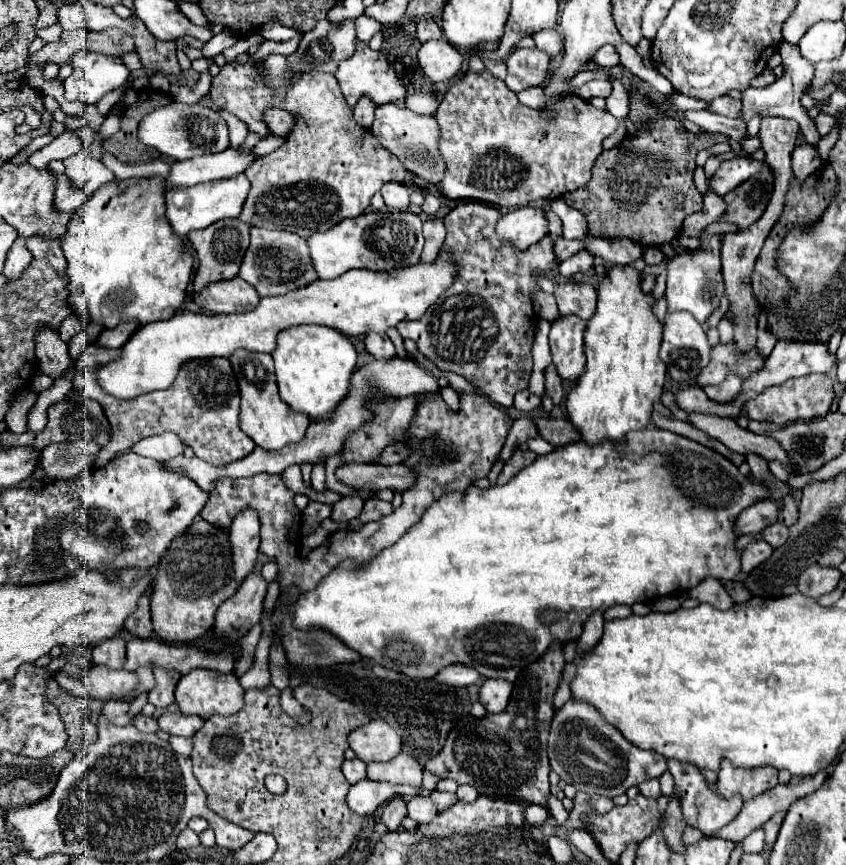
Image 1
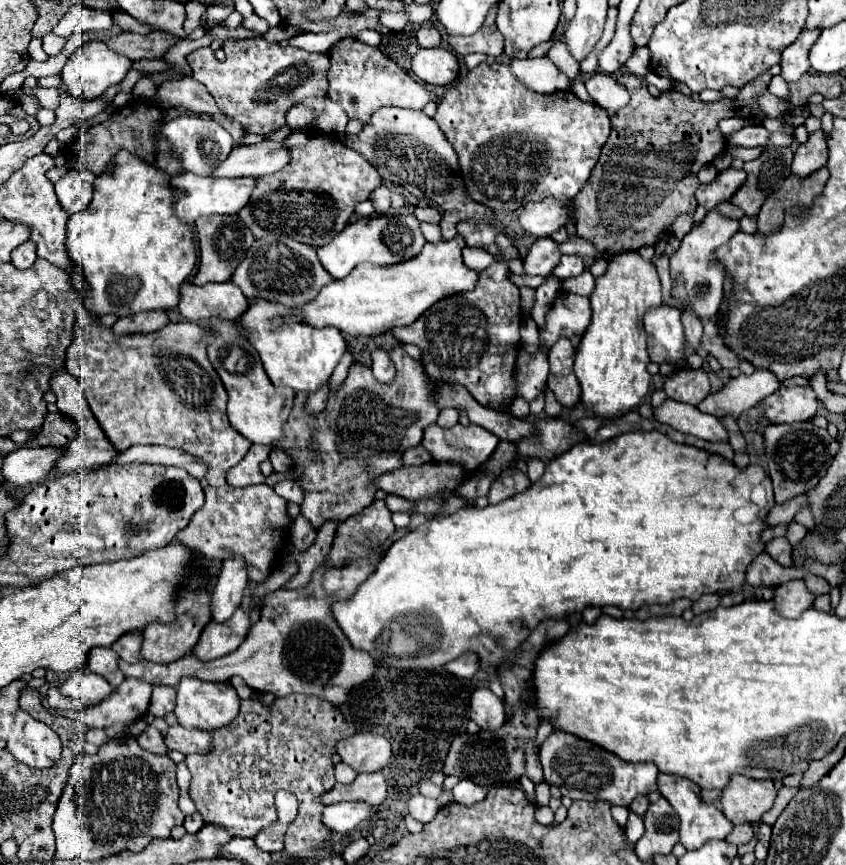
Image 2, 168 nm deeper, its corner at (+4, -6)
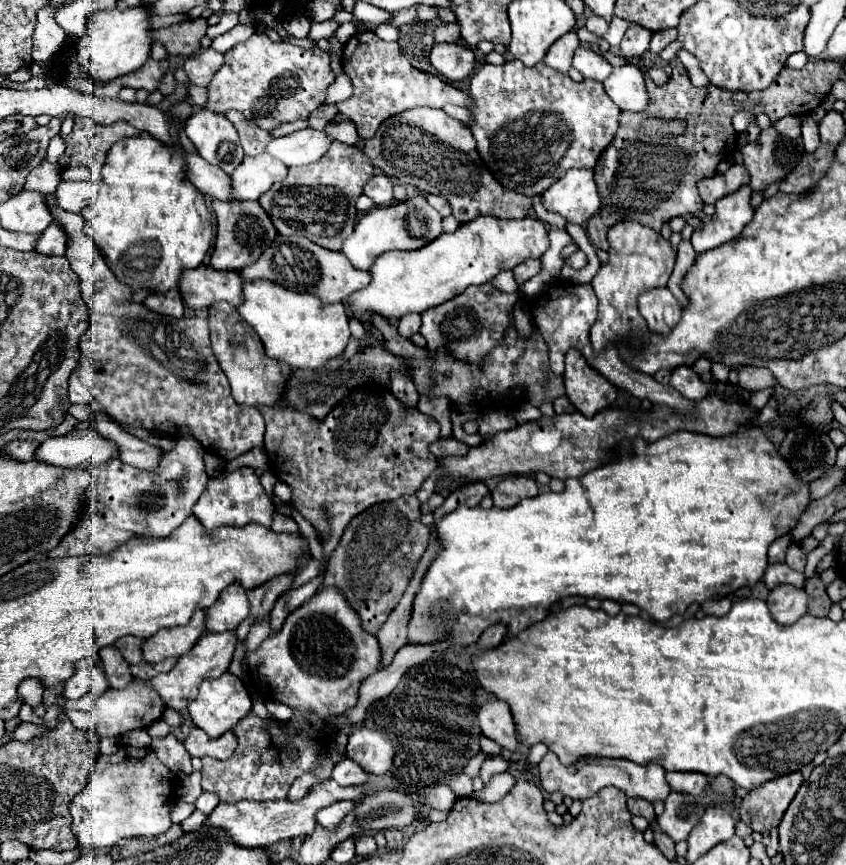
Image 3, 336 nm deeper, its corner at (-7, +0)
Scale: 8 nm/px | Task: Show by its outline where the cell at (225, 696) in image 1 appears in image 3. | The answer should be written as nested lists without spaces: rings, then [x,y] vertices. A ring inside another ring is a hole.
[[[226,672],[216,680],[202,682],[198,698],[194,700],[194,704],[188,706],[188,712],[190,712],[192,722],[198,728],[202,728],[206,734],[210,734],[210,738],[218,738],[224,732],[232,730],[242,716],[248,716],[250,708],[252,708],[252,700],[250,700],[250,694],[246,690],[244,682],[238,676]]]

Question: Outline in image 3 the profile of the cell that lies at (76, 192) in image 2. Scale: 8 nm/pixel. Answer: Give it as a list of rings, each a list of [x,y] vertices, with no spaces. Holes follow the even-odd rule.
[[[60,182],[56,188],[58,208],[66,212],[80,212],[96,200],[98,186],[90,182]]]

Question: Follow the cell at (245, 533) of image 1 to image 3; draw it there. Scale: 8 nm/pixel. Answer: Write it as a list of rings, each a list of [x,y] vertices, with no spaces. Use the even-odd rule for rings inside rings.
[[[232,584],[222,590],[220,598],[206,608],[206,632],[226,632],[236,630],[242,620],[248,618],[248,596],[246,592]]]

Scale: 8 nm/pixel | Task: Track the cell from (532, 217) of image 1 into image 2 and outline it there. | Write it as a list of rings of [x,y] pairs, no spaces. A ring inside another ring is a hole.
[[[543,200],[535,204],[525,204],[523,212],[519,214],[519,224],[523,230],[535,238],[551,236],[559,226],[565,226],[569,220],[571,202],[561,200]]]

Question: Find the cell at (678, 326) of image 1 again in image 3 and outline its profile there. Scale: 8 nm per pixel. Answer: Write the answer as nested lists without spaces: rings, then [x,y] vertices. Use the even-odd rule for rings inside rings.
[[[652,288],[638,296],[638,310],[652,332],[668,334],[680,320],[682,306],[668,288]]]

